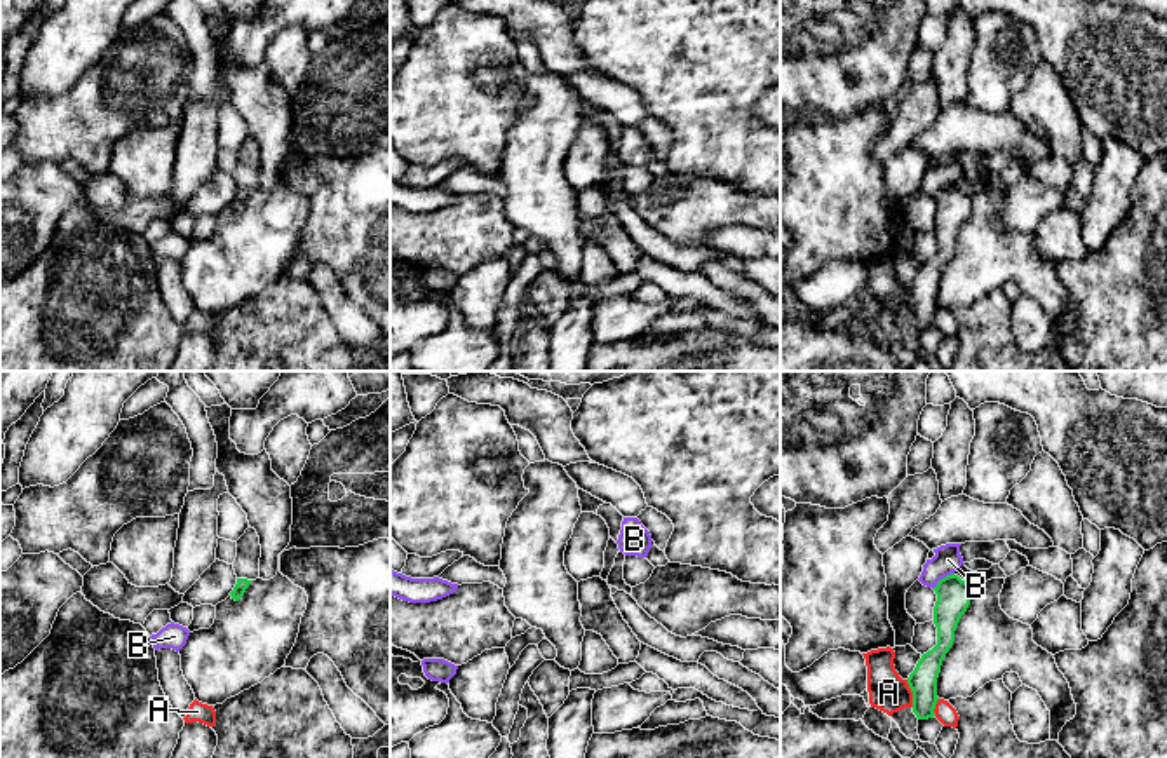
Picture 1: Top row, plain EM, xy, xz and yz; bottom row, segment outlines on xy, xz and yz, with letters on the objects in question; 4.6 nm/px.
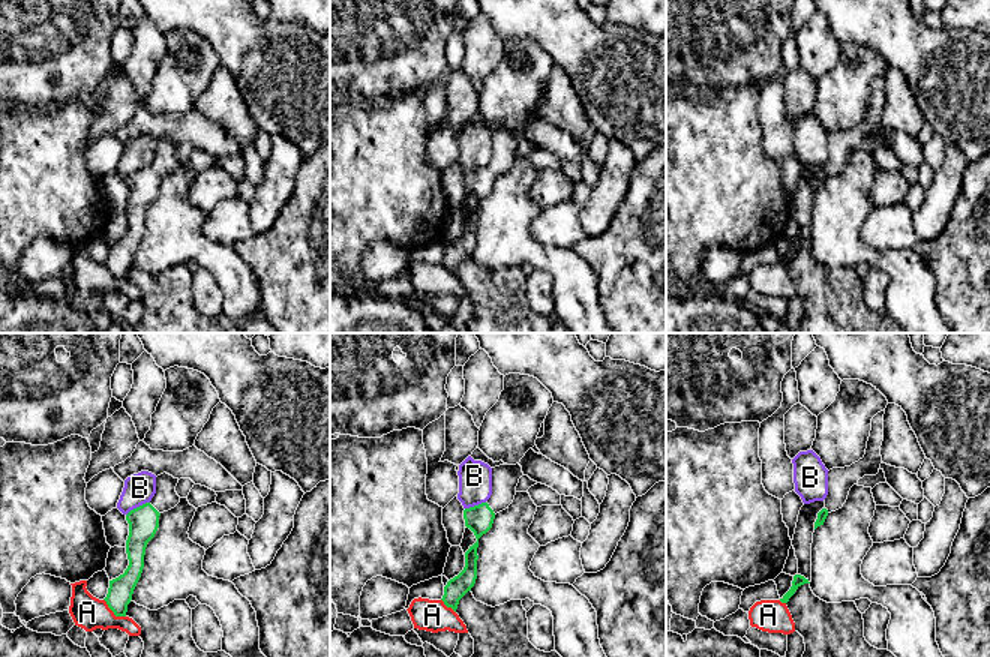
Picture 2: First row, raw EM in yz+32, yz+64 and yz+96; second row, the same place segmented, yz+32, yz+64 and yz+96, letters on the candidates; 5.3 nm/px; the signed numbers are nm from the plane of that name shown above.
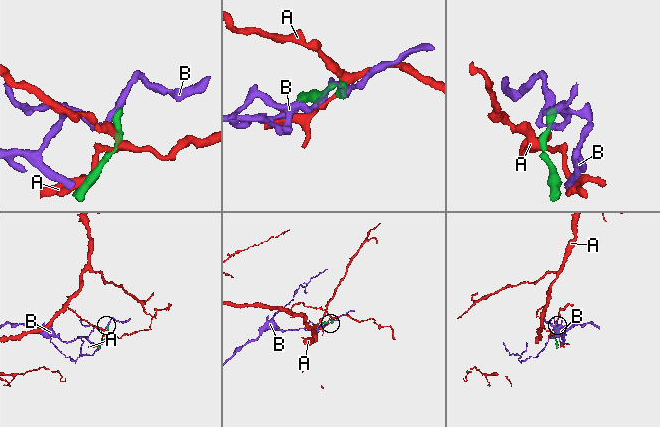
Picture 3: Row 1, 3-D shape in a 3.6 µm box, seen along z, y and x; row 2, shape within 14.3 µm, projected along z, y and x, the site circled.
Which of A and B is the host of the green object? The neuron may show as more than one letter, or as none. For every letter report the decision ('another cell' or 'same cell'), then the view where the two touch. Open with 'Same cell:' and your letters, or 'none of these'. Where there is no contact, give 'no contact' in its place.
Same cell: none of these
A: another cell; contact in yz
B: another cell; contact in yz

